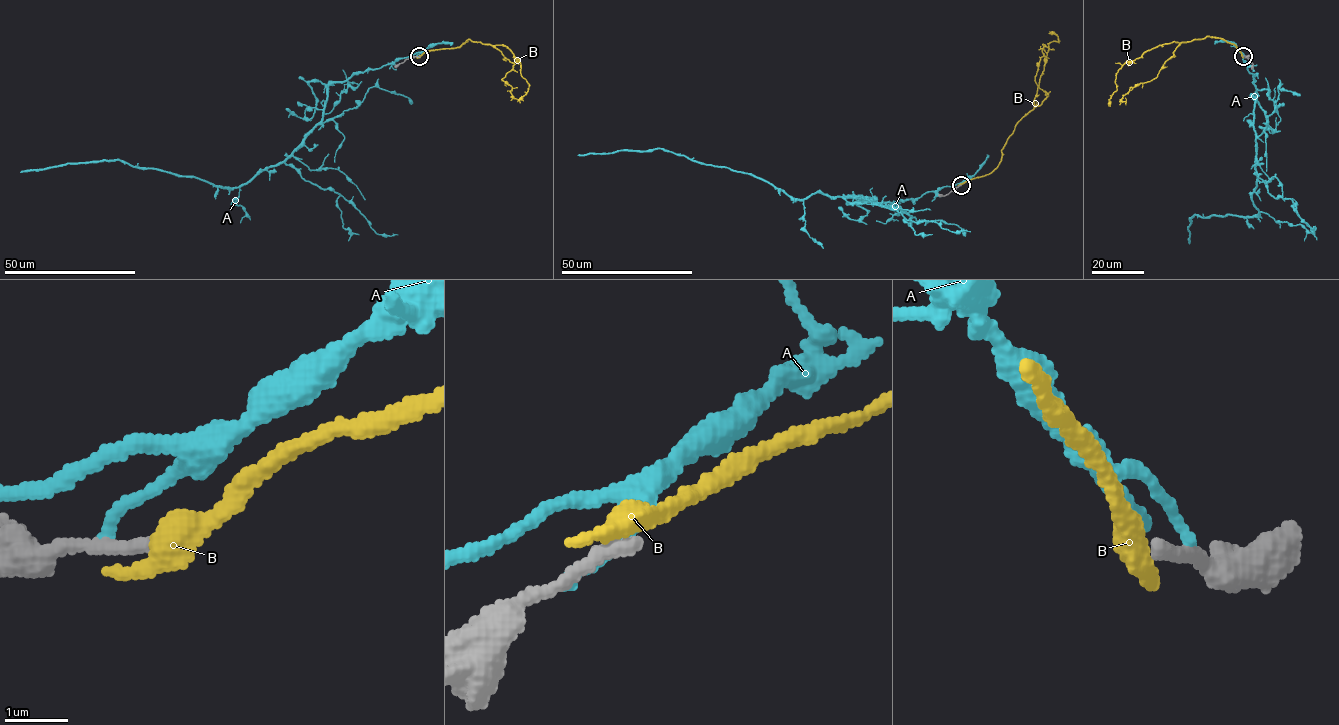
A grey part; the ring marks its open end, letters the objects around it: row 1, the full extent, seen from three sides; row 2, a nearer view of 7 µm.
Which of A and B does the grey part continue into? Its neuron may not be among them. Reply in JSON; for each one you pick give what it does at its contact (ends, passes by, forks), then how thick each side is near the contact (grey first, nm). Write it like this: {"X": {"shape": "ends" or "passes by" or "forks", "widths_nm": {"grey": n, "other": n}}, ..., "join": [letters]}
{"join": []}

